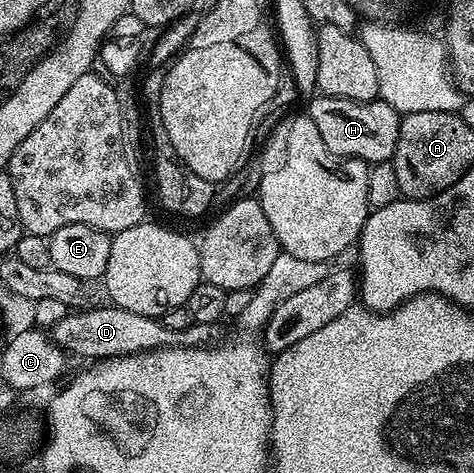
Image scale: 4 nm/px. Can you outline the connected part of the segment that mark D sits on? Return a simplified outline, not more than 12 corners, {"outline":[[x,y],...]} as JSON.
{"outline":[[113,305],[78,309],[52,338],[86,361],[204,347],[215,328],[168,329]]}

